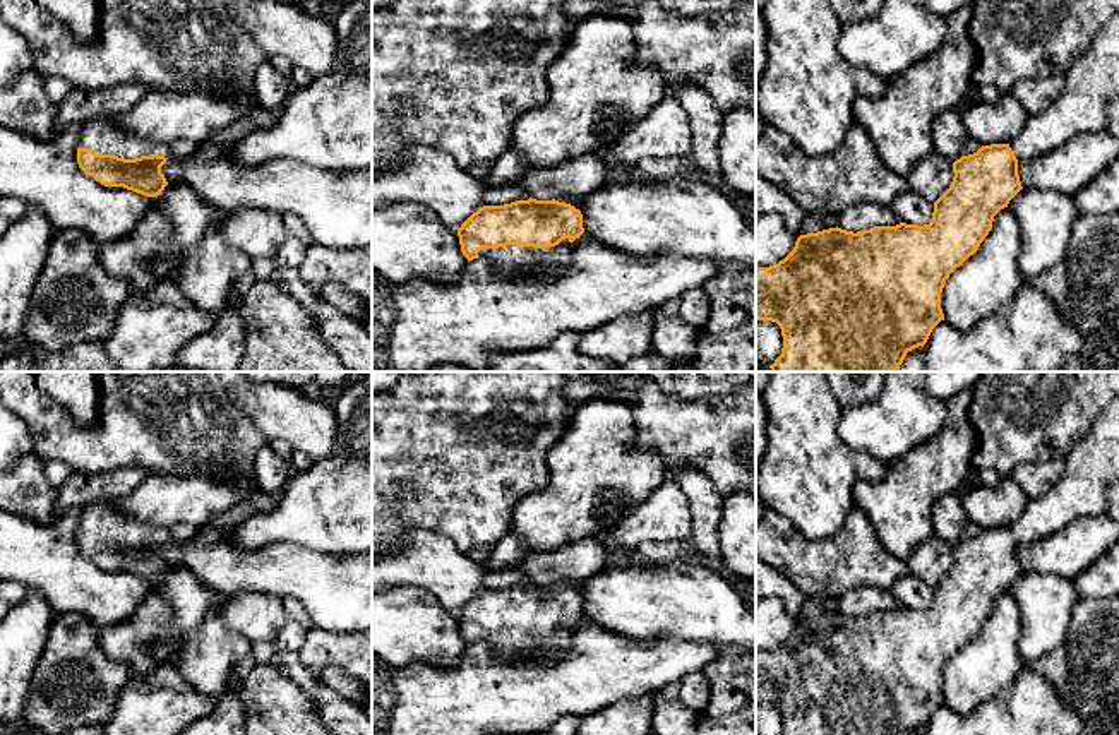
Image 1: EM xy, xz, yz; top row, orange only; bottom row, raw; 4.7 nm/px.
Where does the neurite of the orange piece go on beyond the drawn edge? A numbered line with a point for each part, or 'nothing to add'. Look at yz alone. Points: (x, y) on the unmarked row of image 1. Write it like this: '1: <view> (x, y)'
1: yz (1092, 465)

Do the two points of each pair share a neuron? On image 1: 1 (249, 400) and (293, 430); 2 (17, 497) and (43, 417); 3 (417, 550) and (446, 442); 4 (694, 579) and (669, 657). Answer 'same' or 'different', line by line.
1: same
2: different
3: different
4: different

